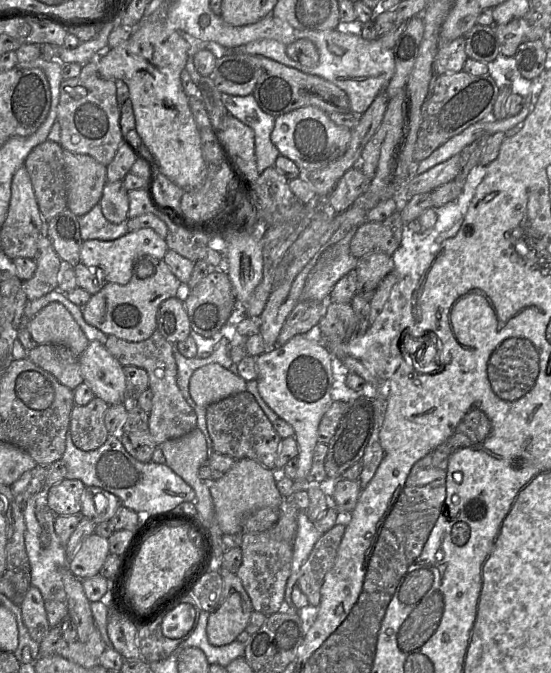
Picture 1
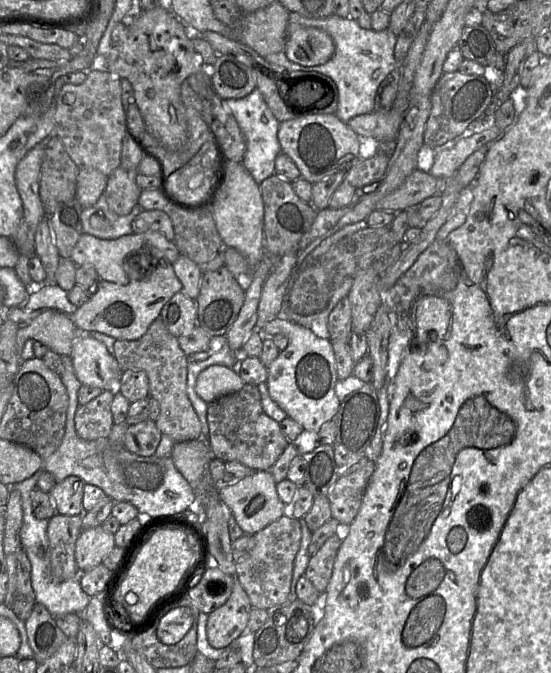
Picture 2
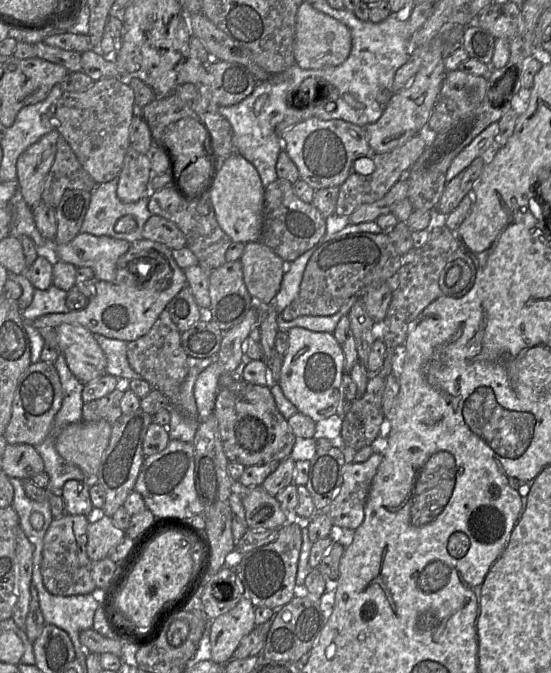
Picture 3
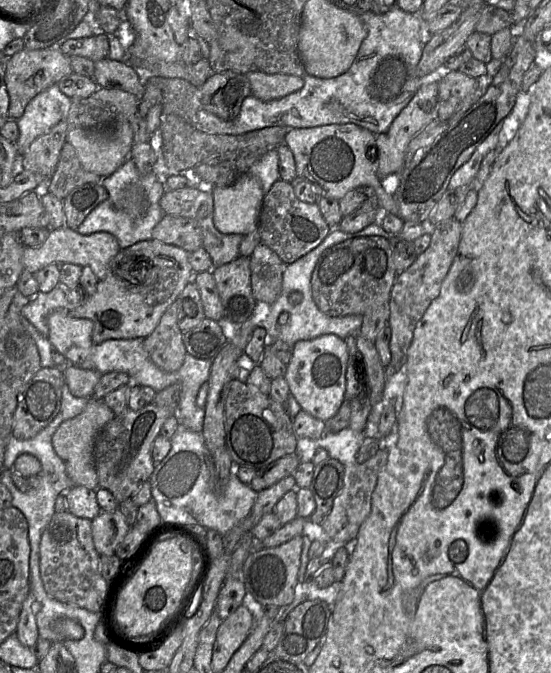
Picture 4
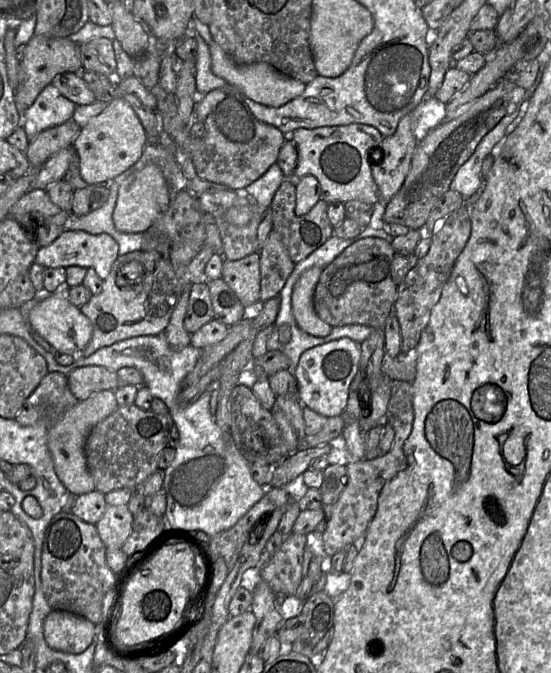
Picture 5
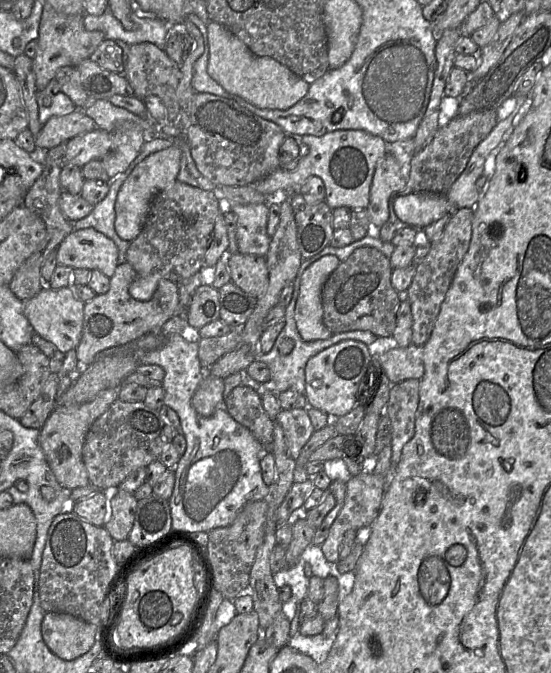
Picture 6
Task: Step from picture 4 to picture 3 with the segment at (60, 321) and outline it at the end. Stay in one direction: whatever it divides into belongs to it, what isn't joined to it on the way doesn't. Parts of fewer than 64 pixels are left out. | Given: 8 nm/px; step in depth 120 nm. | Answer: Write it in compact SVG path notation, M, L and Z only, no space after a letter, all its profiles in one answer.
M63 323L55 330L57 348L78 380L85 384L106 374L106 356L89 329L80 324Z

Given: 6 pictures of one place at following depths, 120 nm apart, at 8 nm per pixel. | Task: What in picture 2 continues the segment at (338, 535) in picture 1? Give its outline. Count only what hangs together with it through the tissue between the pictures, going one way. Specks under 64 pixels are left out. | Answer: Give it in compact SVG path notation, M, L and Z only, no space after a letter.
M333 535L309 559L304 575L311 581L319 593L326 592L341 543L342 541L339 537Z

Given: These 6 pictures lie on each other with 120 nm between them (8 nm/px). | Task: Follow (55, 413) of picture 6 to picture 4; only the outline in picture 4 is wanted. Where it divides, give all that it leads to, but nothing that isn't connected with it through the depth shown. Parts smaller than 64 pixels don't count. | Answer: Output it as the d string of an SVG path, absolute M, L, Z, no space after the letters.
M90 398L82 413L64 421L53 434L52 446L64 462L67 475L74 486L83 486L90 490L99 488L93 458L94 441L101 429L114 417L114 412L102 398Z

